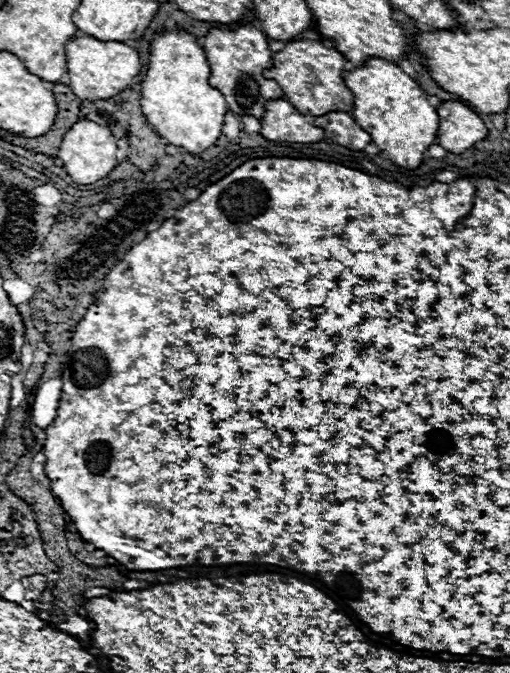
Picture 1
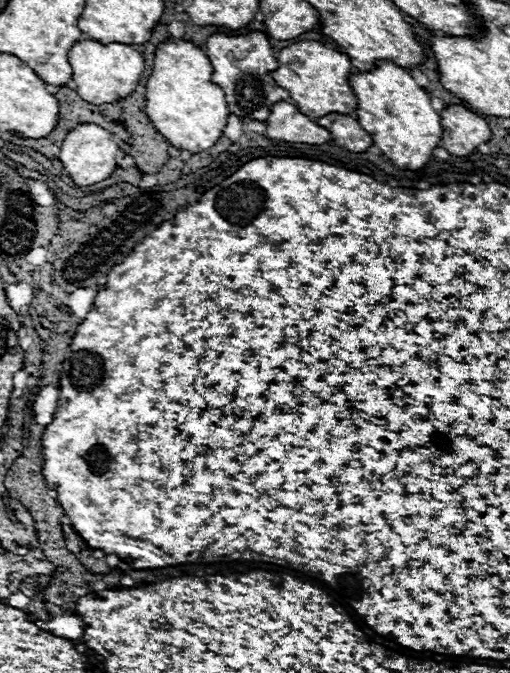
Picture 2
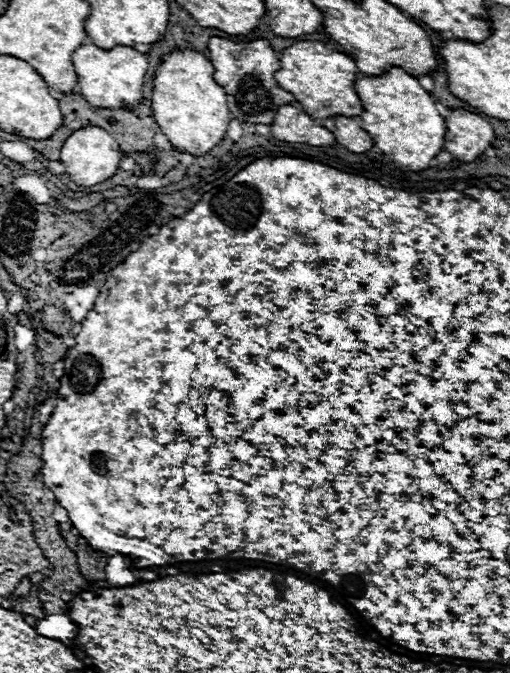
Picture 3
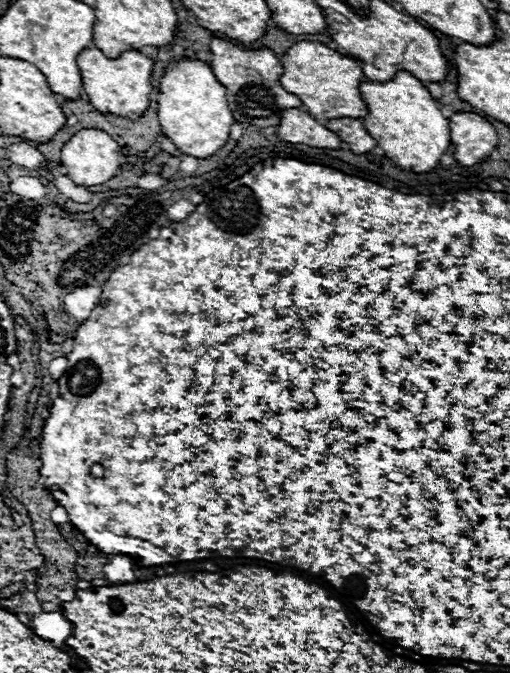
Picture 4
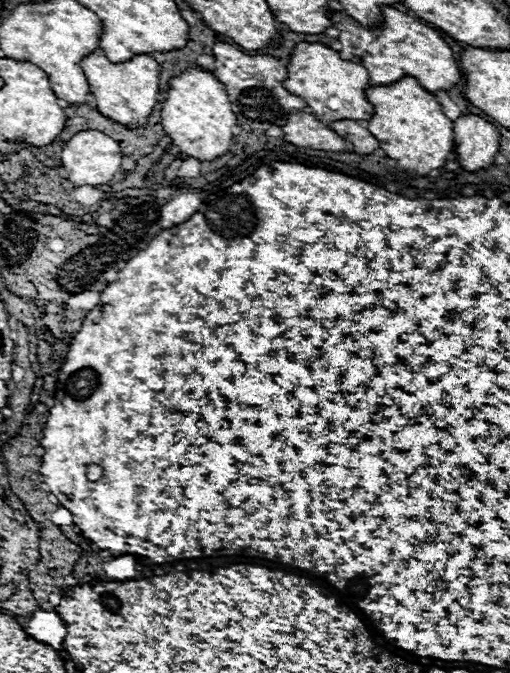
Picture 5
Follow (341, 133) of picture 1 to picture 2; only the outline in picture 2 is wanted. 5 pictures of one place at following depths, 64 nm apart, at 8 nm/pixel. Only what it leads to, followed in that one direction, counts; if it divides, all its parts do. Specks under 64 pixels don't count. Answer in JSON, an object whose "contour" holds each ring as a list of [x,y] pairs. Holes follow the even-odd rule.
{"contour":[[[328,114],[318,118],[318,124],[324,126],[330,134],[332,140],[350,150],[350,152],[366,152],[372,146],[372,138],[368,132],[364,132],[354,116],[346,114]]]}

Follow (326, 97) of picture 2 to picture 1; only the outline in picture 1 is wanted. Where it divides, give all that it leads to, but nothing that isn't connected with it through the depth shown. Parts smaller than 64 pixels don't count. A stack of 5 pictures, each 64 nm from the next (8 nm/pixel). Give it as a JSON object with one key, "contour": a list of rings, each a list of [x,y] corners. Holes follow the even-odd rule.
{"contour":[[[298,40],[286,44],[280,52],[272,54],[274,68],[266,70],[264,76],[276,80],[282,90],[284,98],[304,116],[322,116],[322,112],[332,112],[334,108],[342,112],[352,112],[354,96],[350,88],[346,88],[342,72],[344,72],[344,56],[338,54],[334,48],[326,48],[322,42],[316,40]]]}

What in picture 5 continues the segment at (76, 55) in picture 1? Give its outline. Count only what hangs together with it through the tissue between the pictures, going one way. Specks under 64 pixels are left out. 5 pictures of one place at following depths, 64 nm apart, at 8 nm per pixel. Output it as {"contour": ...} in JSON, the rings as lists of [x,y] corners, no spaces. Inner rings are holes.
{"contour":[[[88,54],[80,62],[86,80],[90,84],[90,94],[94,96],[98,112],[126,124],[128,128],[144,128],[154,104],[158,102],[160,90],[160,64],[150,54],[138,54],[130,62],[112,64],[102,54]]]}

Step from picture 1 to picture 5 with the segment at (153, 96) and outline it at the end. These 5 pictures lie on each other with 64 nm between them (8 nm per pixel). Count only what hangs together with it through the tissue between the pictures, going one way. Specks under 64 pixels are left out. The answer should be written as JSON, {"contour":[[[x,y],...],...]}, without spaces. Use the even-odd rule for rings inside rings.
{"contour":[[[188,68],[184,74],[170,80],[168,98],[162,106],[162,124],[166,136],[172,138],[180,152],[206,162],[216,160],[230,150],[234,140],[232,128],[238,124],[238,120],[232,112],[228,92],[216,80],[216,76],[200,68]]]}

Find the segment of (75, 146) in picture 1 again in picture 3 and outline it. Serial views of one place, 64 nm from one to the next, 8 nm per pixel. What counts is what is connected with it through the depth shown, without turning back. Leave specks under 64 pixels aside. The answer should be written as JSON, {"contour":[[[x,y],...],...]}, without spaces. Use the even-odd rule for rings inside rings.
{"contour":[[[86,126],[76,130],[62,146],[60,150],[60,162],[66,166],[66,172],[70,174],[70,180],[78,186],[96,186],[104,180],[108,180],[110,176],[116,174],[120,160],[122,160],[122,152],[116,144],[116,140],[112,138],[112,134],[108,134],[106,130],[98,128],[98,126]]]}

